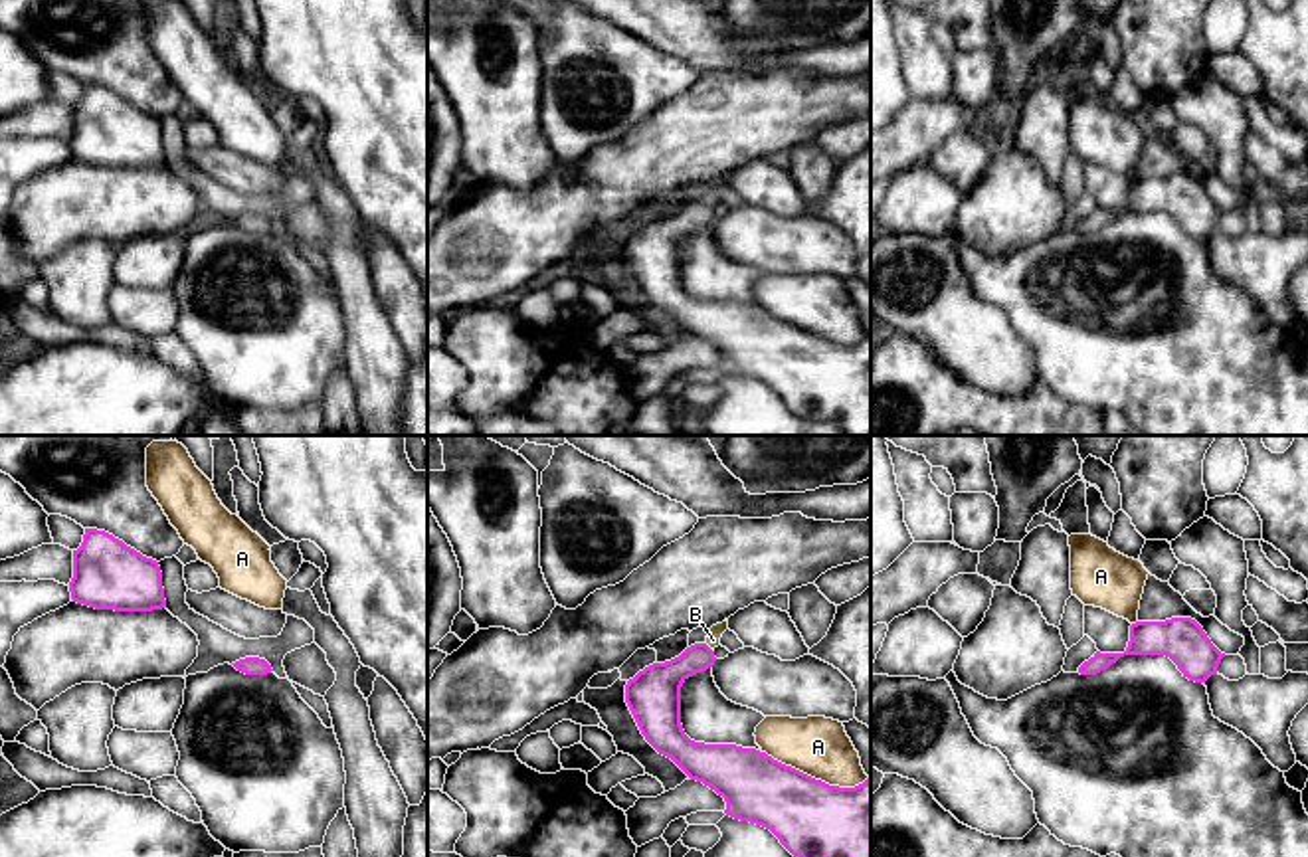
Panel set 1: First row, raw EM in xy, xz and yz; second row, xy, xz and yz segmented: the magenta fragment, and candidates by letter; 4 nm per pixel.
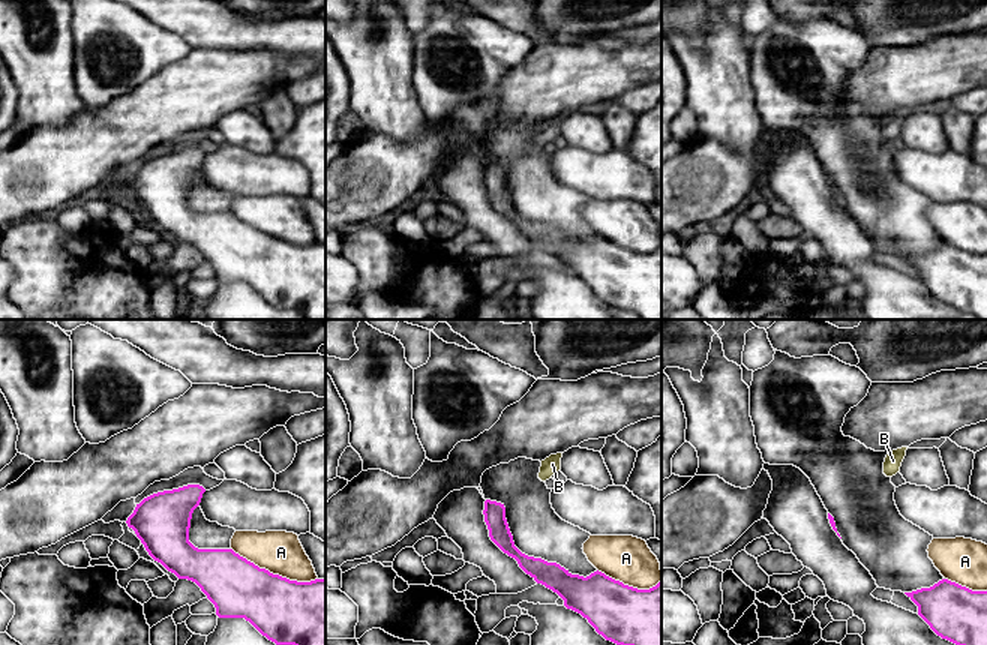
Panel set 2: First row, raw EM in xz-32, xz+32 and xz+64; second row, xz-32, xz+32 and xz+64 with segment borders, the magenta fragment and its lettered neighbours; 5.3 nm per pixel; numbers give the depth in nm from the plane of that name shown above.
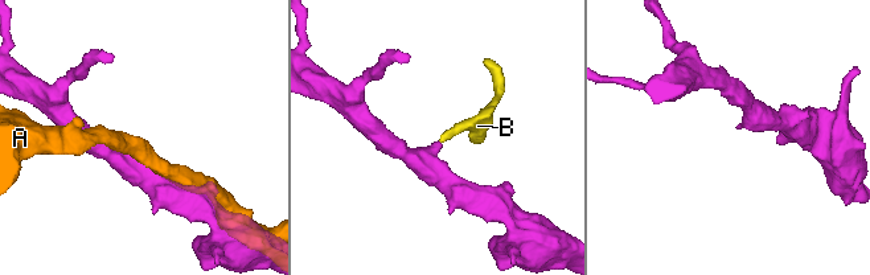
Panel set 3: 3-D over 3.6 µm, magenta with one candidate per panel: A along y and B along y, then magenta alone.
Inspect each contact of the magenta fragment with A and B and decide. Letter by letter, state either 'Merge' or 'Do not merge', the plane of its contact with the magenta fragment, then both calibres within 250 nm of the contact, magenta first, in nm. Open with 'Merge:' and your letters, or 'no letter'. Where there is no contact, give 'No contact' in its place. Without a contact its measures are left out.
Merge: B
A: Do not merge. Touches magenta in xz. Thickness 340 nm (magenta) against 240 nm
B: Merge. Touches magenta in xz. Thickness 170 nm (magenta) against 60 nm

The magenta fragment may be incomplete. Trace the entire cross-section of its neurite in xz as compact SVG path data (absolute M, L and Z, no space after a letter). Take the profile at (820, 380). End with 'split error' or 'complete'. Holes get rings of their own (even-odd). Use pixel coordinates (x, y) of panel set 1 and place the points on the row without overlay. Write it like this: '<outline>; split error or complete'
M728 178L708 186L704 200L687 204L679 214L653 220L625 241L625 259L645 293L663 313L671 315L691 336L702 338L724 354L724 370L770 386L797 416L835 424L845 435L871 435L871 334L855 344L829 342L766 309L736 301L704 301L691 297L681 281L683 239L714 222Z; split error

